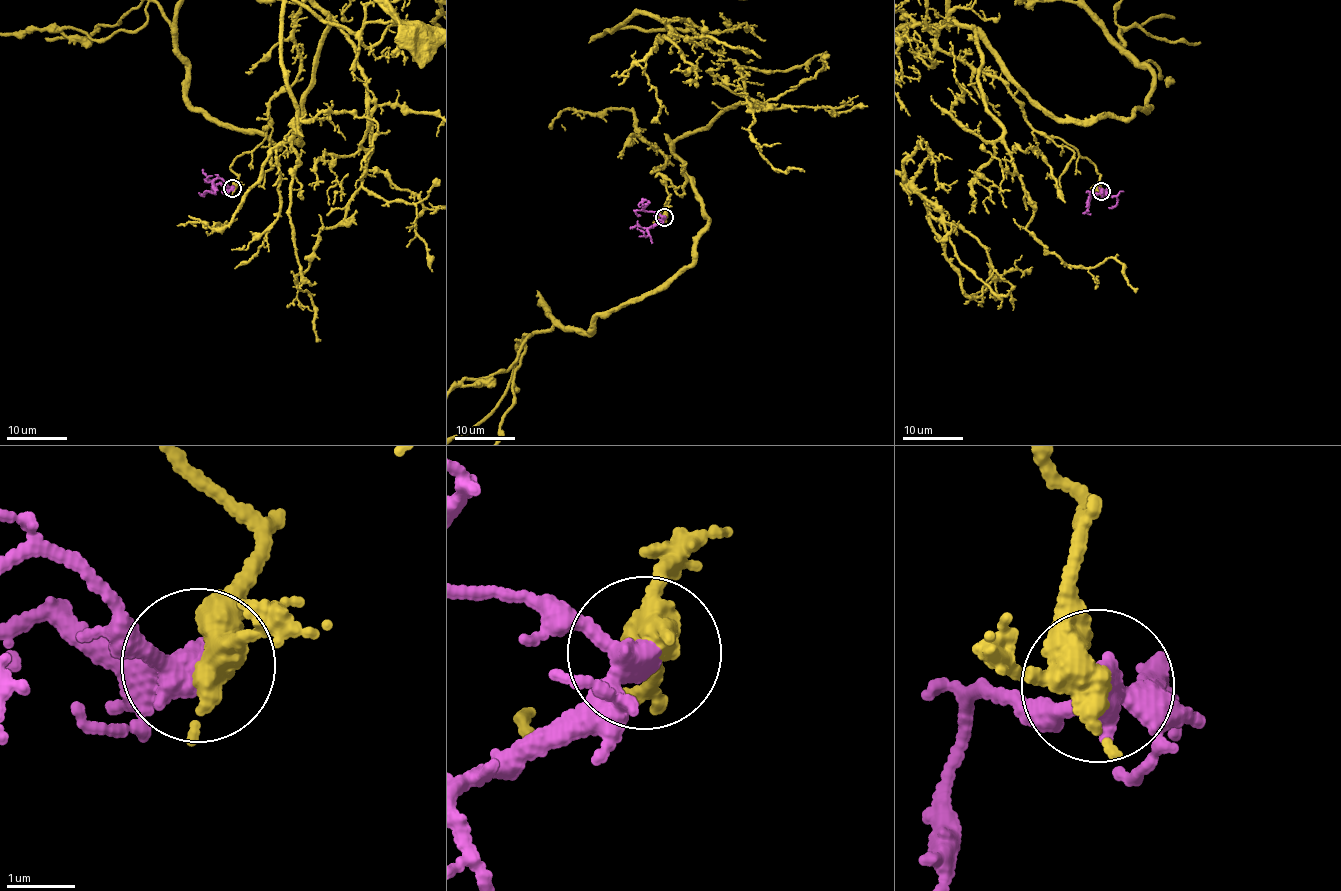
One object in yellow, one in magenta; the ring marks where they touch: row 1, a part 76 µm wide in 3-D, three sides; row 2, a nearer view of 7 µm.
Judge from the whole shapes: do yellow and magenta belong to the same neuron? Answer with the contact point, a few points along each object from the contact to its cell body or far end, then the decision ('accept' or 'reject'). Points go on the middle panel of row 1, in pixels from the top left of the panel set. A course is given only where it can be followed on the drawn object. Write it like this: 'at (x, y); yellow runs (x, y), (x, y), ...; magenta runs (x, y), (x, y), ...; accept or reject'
at (664, 217); magenta runs (664, 217), (645, 211), (646, 199), (640, 206); reject

